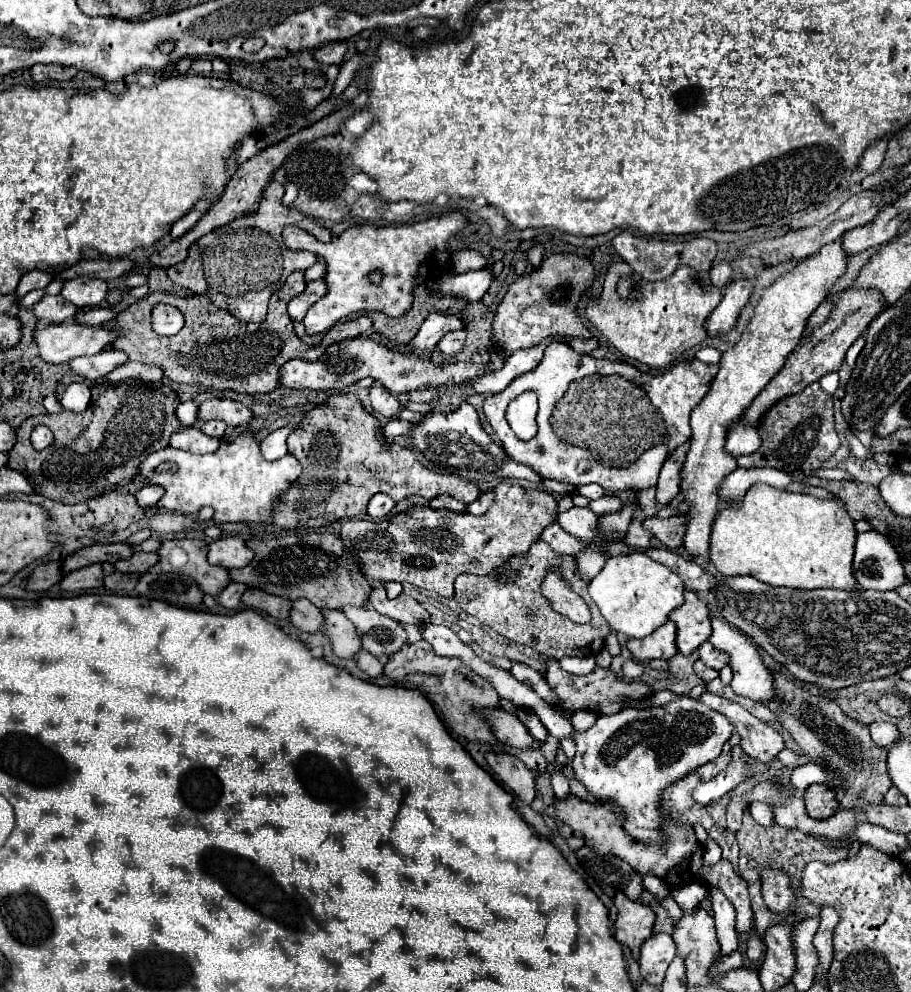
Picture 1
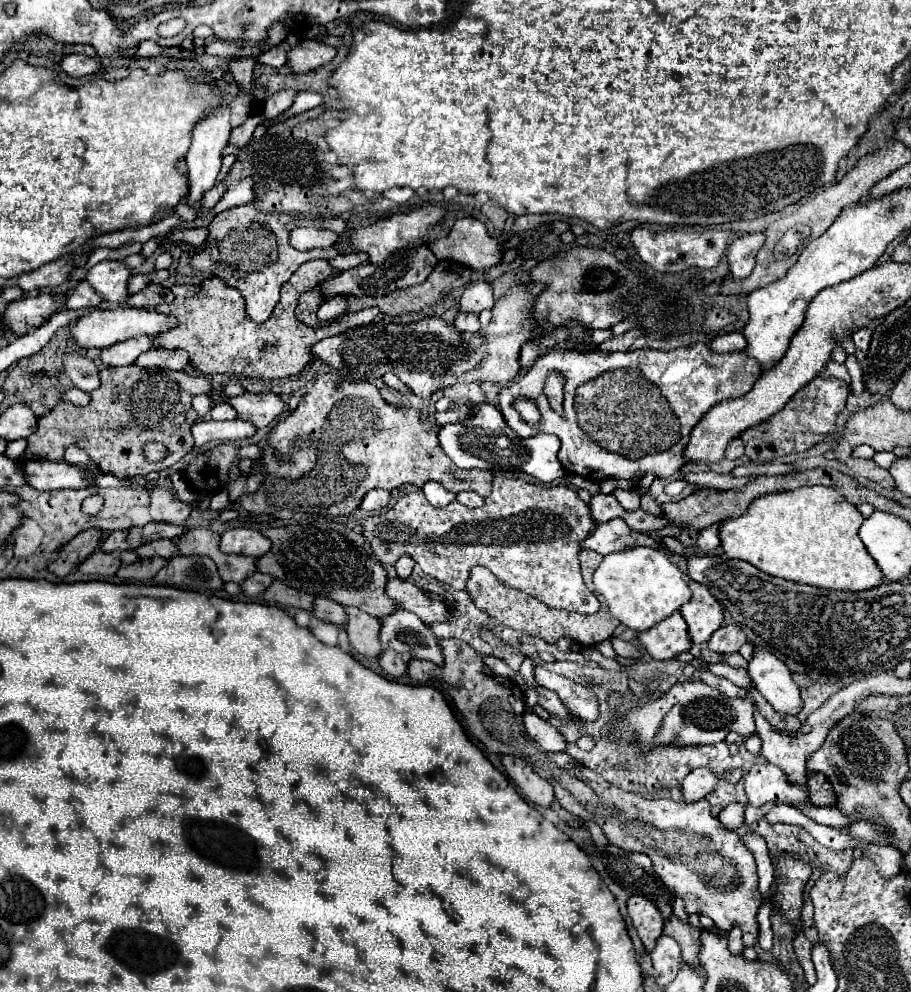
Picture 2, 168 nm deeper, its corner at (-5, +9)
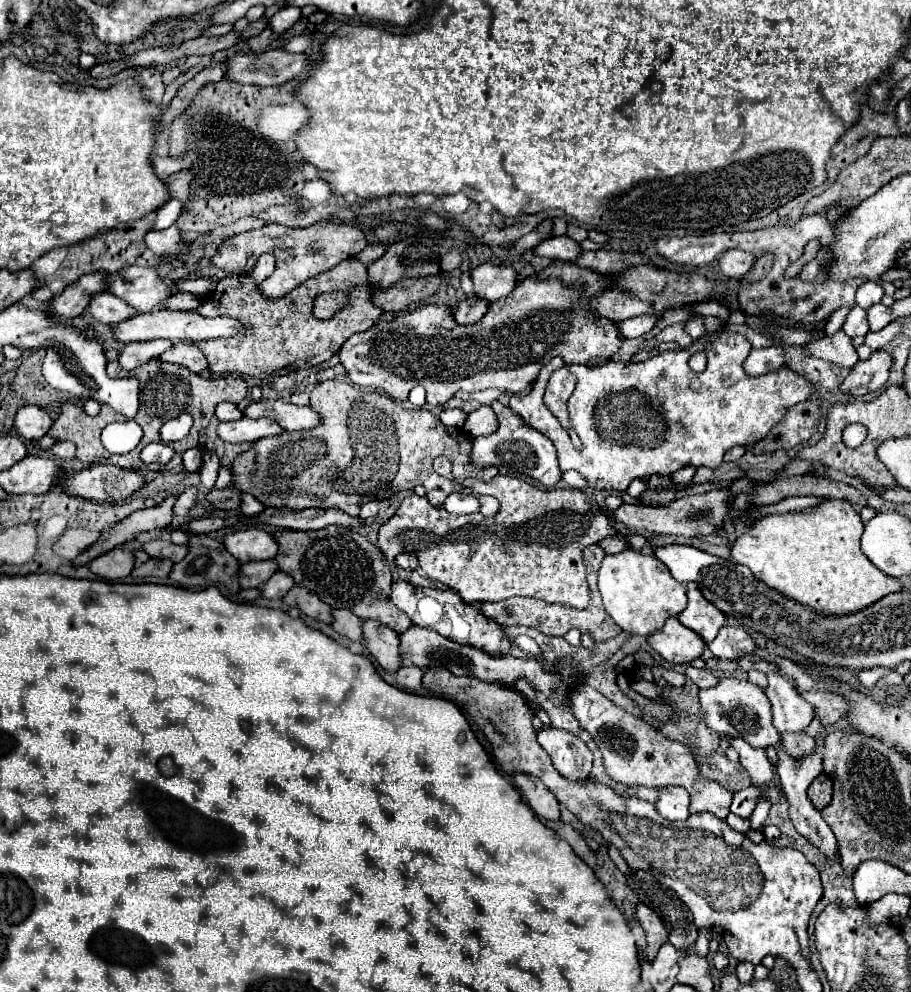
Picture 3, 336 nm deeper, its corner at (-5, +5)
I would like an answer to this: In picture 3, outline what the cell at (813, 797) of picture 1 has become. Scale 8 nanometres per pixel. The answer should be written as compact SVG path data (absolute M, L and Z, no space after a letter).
M826 774L816 776L816 780L808 788L808 796L816 810L826 808L832 802L832 780L828 780Z

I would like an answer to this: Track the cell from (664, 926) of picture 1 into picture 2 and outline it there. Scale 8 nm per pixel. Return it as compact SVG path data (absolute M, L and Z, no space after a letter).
M672 916L664 926L664 934L672 936L680 944L684 964L698 968L698 972L704 972L698 960L698 954L700 954L700 930L698 928L684 924L676 916Z

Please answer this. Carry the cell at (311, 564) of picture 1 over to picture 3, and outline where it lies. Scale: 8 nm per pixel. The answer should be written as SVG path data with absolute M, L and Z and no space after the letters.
M328 526L314 532L276 530L274 540L278 544L274 558L278 570L292 576L298 586L316 592L332 608L348 608L362 620L374 618L398 634L412 624L410 618L390 602L392 574L382 552L362 534L342 526Z

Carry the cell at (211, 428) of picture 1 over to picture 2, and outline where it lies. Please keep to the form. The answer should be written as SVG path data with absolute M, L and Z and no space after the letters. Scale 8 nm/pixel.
M216 402L216 404L212 406L210 414L212 414L214 420L234 420L234 418L238 416L236 410L234 410L230 404L224 404L224 402Z

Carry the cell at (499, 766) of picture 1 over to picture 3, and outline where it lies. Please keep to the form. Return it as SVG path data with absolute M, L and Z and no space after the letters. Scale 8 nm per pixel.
M518 772L518 774L512 774L512 782L522 792L524 800L536 812L536 816L546 818L546 820L558 820L560 818L556 796L538 778Z

